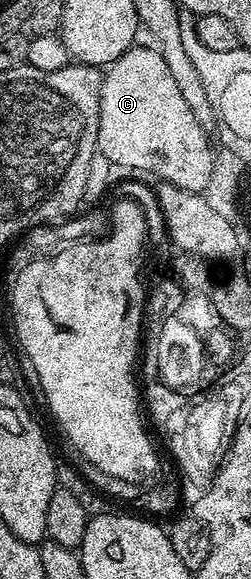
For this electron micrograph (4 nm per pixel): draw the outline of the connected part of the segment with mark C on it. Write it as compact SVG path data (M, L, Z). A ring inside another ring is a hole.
M134 45L118 57L114 63L109 64L107 70L104 72L101 80L101 96L99 97L99 137L97 138L97 149L107 157L107 160L114 163L119 169L130 167L133 171L150 171L153 175L158 175L157 179L162 183L170 183L178 186L179 189L185 191L193 191L204 193L208 187L208 181L211 179L213 163L215 154L214 148L211 146L208 137L205 135L203 129L199 127L195 116L191 113L191 108L187 102L183 101L183 96L179 93L179 88L175 85L175 80L171 77L171 72L167 69L167 64L161 56L160 50L149 47L141 47L142 45Z

